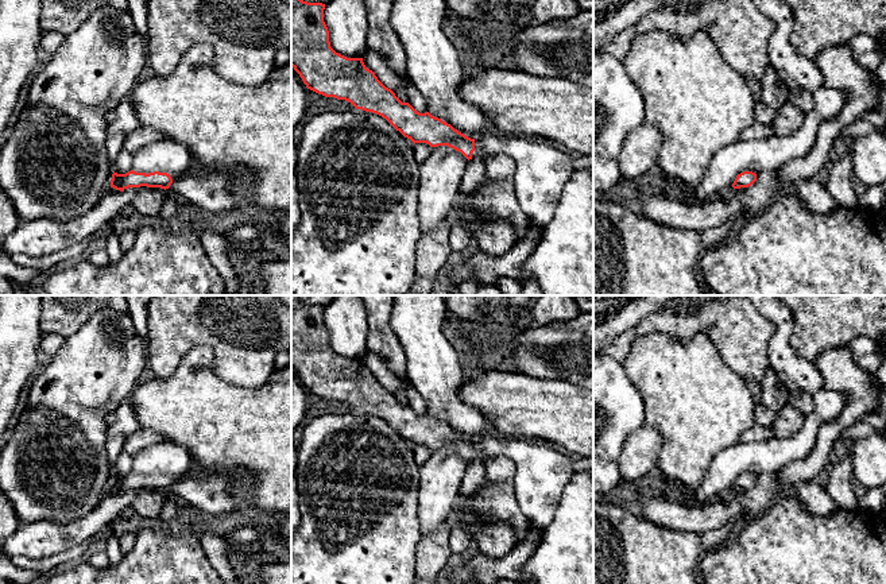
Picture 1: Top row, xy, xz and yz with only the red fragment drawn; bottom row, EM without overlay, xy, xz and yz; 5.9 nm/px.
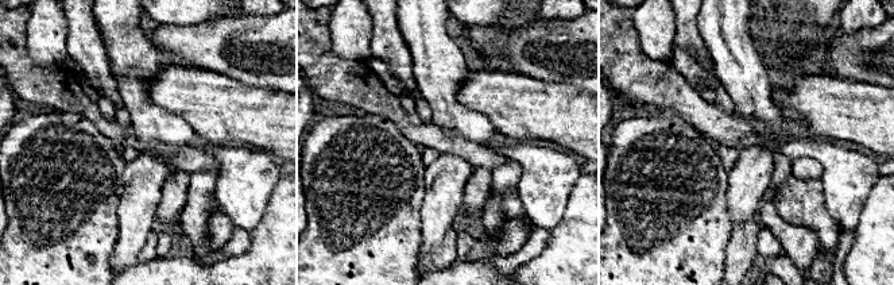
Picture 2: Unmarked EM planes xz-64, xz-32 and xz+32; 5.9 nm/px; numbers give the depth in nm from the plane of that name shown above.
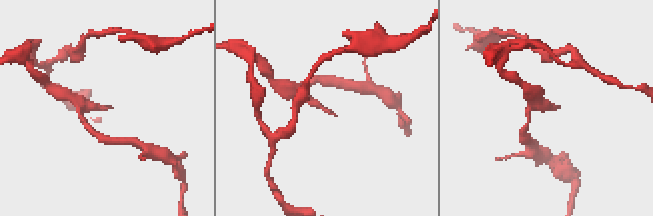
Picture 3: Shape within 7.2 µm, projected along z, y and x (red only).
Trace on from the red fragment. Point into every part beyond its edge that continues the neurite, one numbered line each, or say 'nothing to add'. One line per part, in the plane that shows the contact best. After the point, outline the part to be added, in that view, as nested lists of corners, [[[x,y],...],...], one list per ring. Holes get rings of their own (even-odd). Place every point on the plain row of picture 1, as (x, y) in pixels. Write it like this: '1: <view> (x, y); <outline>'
1: xz (478, 455); [[[475,448],[475,453],[472,455],[472,460],[480,460],[481,463],[485,464],[490,459],[491,459],[491,456],[484,455]]]

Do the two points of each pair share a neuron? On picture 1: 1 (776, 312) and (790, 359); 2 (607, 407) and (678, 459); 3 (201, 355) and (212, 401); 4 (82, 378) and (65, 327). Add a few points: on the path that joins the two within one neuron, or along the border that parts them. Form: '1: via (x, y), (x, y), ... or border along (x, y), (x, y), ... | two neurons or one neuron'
1: via (782, 324), (782, 347) | one neuron
2: border along (638, 393), (645, 406), (646, 424) | two neurons
3: via (189, 366), (188, 371), (200, 389) | one neuron
4: border along (92, 316), (65, 339) | two neurons

